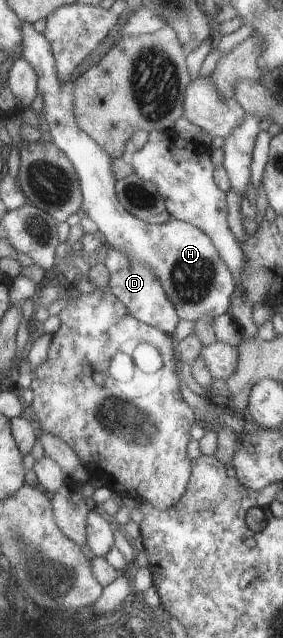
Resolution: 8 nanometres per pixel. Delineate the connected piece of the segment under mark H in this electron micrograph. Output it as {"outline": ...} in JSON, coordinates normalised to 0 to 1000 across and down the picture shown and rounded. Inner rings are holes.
{"outline":[[[78,34],[78,80],[74,88],[99,96],[127,116],[131,146],[152,155],[152,179],[159,191],[173,199],[180,223],[254,254],[276,276],[279,292],[286,293],[286,326],[300,337],[311,339],[343,353],[353,367],[375,373],[375,381],[456,404],[481,404],[491,411],[509,411],[558,436],[572,453],[587,458],[590,467],[611,478],[615,491],[629,500],[661,500],[664,503],[707,502],[735,503],[767,494],[792,491],[806,484],[806,476],[820,459],[830,456],[823,448],[823,434],[806,425],[799,414],[774,404],[746,375],[696,356],[671,353],[671,348],[640,348],[608,339],[576,351],[534,351],[484,340],[473,340],[417,315],[406,304],[406,285],[396,268],[396,251],[375,237],[322,216],[283,204],[265,191],[258,179],[258,133],[265,124],[286,119],[307,108],[297,99],[290,103],[269,103],[237,125],[216,129],[201,122],[194,110],[194,92],[187,91],[170,63],[120,47],[113,38]]]}

